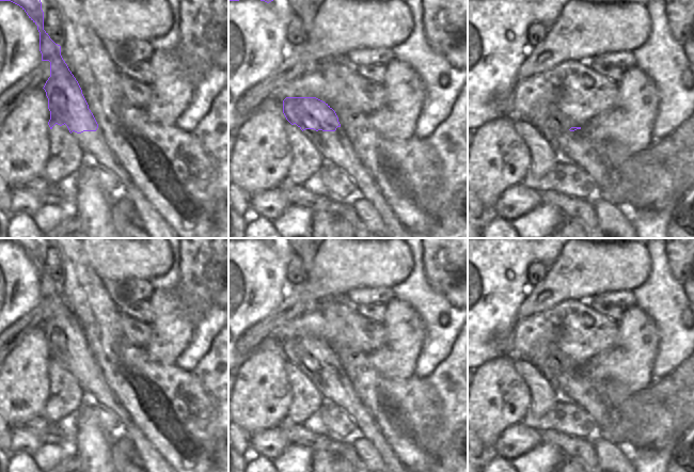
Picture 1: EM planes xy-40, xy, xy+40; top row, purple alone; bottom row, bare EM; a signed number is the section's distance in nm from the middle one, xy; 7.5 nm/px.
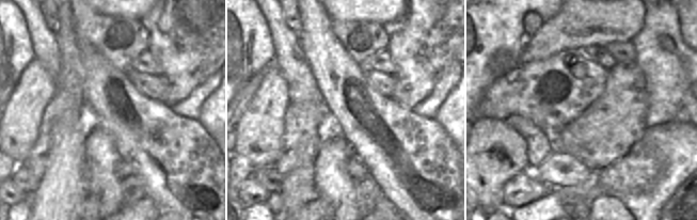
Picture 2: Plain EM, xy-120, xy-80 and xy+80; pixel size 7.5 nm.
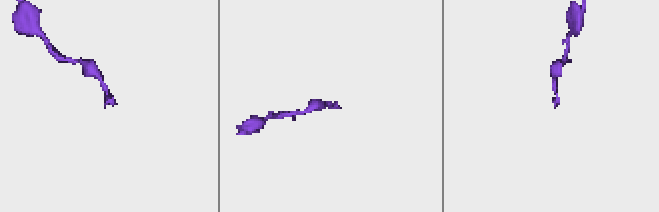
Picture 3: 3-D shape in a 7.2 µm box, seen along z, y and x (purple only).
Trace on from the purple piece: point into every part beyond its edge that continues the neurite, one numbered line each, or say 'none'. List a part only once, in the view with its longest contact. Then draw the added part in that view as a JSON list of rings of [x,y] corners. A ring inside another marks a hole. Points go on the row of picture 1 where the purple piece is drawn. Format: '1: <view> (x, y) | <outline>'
1: xy (334, 146) | [[[337,127],[335,131],[305,129],[303,133],[315,145],[324,158],[324,163],[333,163],[342,168],[353,179],[358,194],[367,200],[381,216],[389,238],[411,238],[411,232],[400,222],[381,194],[342,127]]]

